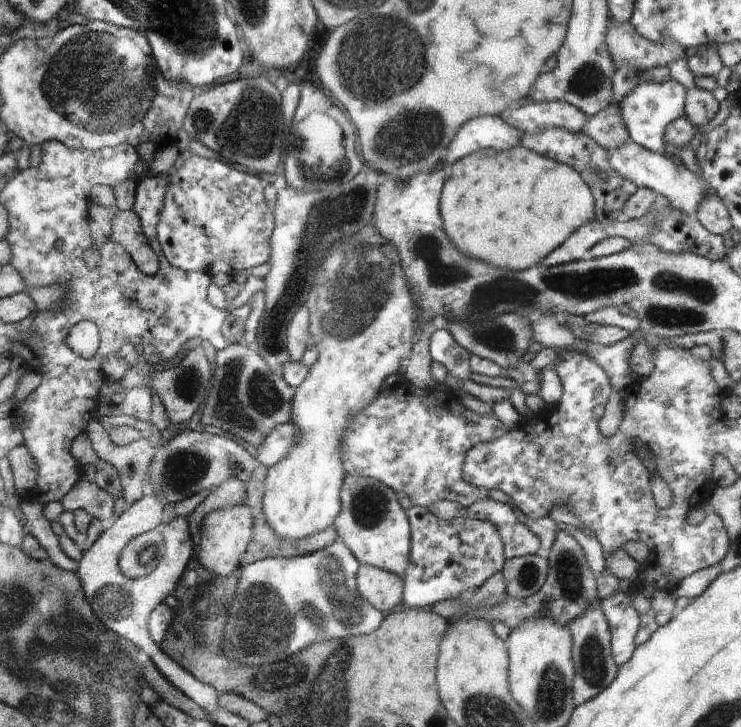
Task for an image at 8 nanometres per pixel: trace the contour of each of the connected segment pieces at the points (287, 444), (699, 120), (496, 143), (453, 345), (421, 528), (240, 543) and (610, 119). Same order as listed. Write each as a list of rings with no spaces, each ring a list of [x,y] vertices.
[[[290,422],[276,425],[266,436],[261,447],[257,448],[258,455],[255,459],[260,465],[266,465],[268,468],[274,466],[288,454],[297,432],[296,425]]]
[[[696,86],[687,90],[685,116],[694,128],[698,126],[700,131],[704,130],[704,126],[712,122],[718,109],[719,102],[710,91],[701,90]]]
[[[498,113],[494,117],[488,115],[470,119],[449,142],[441,165],[448,170],[454,161],[476,150],[504,151],[521,146],[523,134],[520,129],[504,122]]]
[[[441,326],[431,334],[429,355],[432,361],[439,362],[443,367],[446,367],[450,375],[460,380],[469,378],[471,373],[470,352],[454,340],[448,328]]]
[[[411,505],[405,513],[411,528],[411,557],[403,578],[402,607],[429,610],[435,603],[443,600],[462,598],[469,594],[472,588],[485,583],[496,573],[502,572],[506,562],[503,542],[491,522],[460,517],[449,523],[420,505]]]
[[[246,502],[209,512],[202,520],[201,541],[195,552],[203,568],[216,577],[228,576],[238,568],[252,538],[253,524],[253,516]]]
[[[610,104],[602,112],[588,118],[583,130],[584,134],[607,151],[616,150],[631,142],[618,106]]]

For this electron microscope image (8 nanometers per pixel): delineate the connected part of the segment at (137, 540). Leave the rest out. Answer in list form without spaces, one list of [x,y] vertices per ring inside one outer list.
[[[152,529],[127,540],[119,558],[122,574],[137,579],[150,574],[163,559],[165,538],[159,529]]]

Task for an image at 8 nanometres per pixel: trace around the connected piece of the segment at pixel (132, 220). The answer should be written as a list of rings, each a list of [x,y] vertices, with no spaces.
[[[118,210],[114,215],[110,240],[127,248],[137,266],[145,273],[153,275],[159,269],[159,258],[145,235],[139,215],[133,210]]]

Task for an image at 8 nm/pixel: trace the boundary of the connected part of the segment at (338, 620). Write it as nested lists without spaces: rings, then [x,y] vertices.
[[[339,536],[332,544],[308,554],[290,558],[268,557],[244,564],[225,620],[222,643],[224,657],[243,665],[261,667],[284,660],[314,642],[374,632],[387,614],[376,610],[358,592],[356,575],[359,565],[358,559]]]

